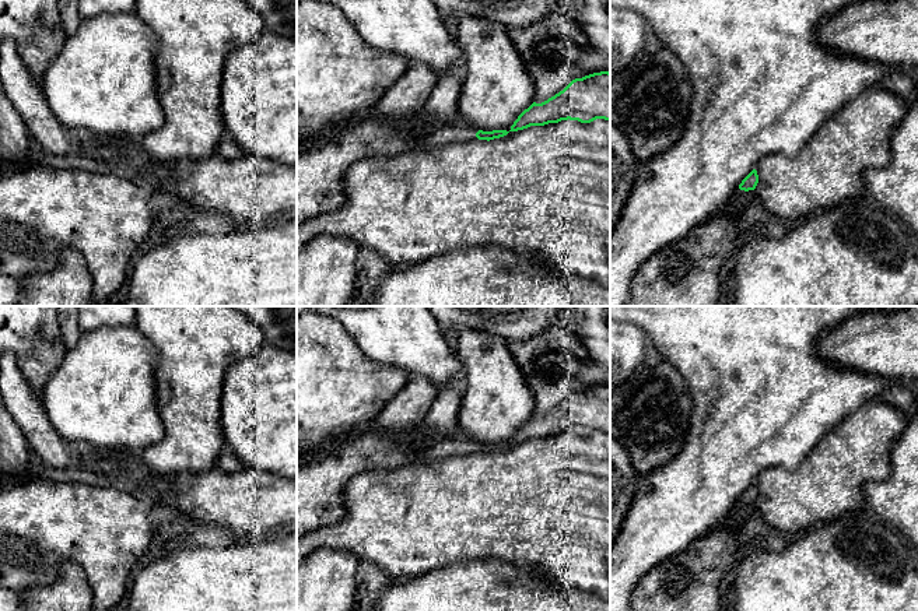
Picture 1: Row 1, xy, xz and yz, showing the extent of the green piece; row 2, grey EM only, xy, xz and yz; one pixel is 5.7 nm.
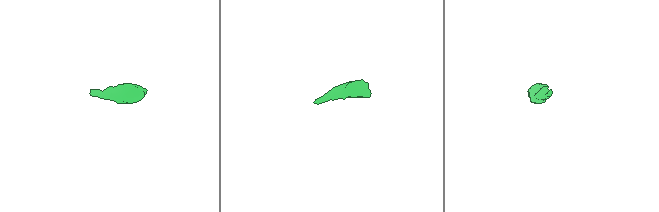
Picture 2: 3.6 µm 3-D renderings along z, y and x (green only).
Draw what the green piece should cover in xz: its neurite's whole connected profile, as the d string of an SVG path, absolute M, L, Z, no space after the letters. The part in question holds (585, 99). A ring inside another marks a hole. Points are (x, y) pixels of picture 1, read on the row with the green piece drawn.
M600 71L572 80L563 91L542 103L533 102L511 126L518 131L561 120L591 123L610 120L610 73Z

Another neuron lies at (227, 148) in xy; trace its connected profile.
M224 133L217 147L217 154L224 159L231 161L241 157L242 150L228 133Z

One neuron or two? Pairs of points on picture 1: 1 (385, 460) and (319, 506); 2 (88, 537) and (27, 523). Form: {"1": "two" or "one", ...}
{"1": "one", "2": "one"}

